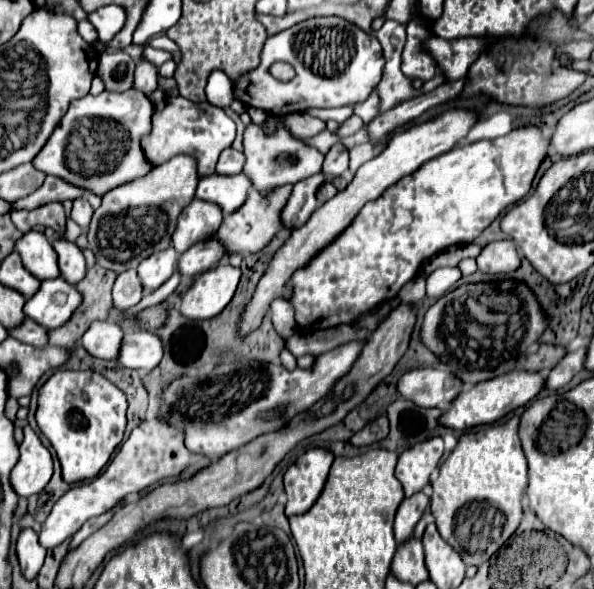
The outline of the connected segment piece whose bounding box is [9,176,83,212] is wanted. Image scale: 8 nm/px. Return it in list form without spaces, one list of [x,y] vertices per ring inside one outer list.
[[[47,176],[43,186],[39,190],[35,190],[33,194],[29,194],[27,198],[21,198],[17,202],[11,204],[11,210],[35,210],[39,206],[45,206],[45,204],[51,204],[51,202],[63,202],[63,200],[75,200],[75,198],[81,198],[83,196],[83,190],[77,188],[77,186],[69,186],[65,180],[61,178],[53,178],[53,176]]]

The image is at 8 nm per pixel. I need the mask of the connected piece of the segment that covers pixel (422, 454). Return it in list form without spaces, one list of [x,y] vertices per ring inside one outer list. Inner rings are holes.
[[[435,436],[425,442],[419,442],[399,454],[395,476],[401,482],[405,496],[419,492],[427,482],[437,462],[443,456],[443,438]]]

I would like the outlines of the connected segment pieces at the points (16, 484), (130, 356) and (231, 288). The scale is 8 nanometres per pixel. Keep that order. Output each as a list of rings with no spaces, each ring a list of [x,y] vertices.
[[[31,426],[23,428],[23,442],[19,446],[19,462],[11,470],[11,484],[17,496],[33,496],[39,494],[53,474],[53,458],[51,452],[41,444],[39,436],[31,430]]]
[[[151,332],[125,334],[121,342],[121,354],[117,354],[117,364],[133,370],[153,370],[163,358],[163,344]]]
[[[217,264],[213,270],[207,270],[201,276],[197,276],[193,280],[193,284],[185,292],[181,292],[179,312],[183,316],[191,318],[191,320],[205,320],[205,318],[217,316],[231,302],[235,290],[237,290],[239,278],[241,278],[241,270],[239,268],[235,268],[231,264]]]

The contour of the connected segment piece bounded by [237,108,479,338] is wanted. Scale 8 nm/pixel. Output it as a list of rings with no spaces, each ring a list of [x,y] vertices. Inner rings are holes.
[[[451,108],[445,110],[443,114],[415,124],[399,134],[393,136],[393,140],[387,144],[387,148],[383,150],[383,154],[377,154],[373,160],[369,160],[367,164],[363,164],[353,182],[347,186],[347,190],[337,192],[331,200],[327,200],[321,208],[317,208],[311,218],[307,220],[307,224],[303,224],[301,228],[293,230],[291,236],[287,238],[287,242],[275,252],[273,260],[269,262],[269,266],[265,268],[261,280],[255,286],[253,296],[249,298],[249,302],[245,304],[245,310],[241,312],[239,318],[239,336],[245,338],[247,334],[255,332],[265,314],[269,312],[269,306],[275,298],[283,298],[289,300],[289,278],[293,276],[293,270],[299,270],[301,266],[305,266],[305,262],[309,262],[309,258],[313,258],[313,254],[317,254],[317,250],[323,250],[325,244],[333,242],[333,238],[337,238],[337,234],[341,234],[341,230],[345,230],[345,226],[349,226],[349,222],[353,222],[353,218],[359,214],[361,206],[365,206],[365,202],[377,200],[389,186],[393,186],[395,182],[399,182],[403,176],[413,174],[421,164],[449,152],[461,138],[465,138],[469,134],[469,130],[477,124],[479,120],[479,112],[467,110],[467,108]]]

